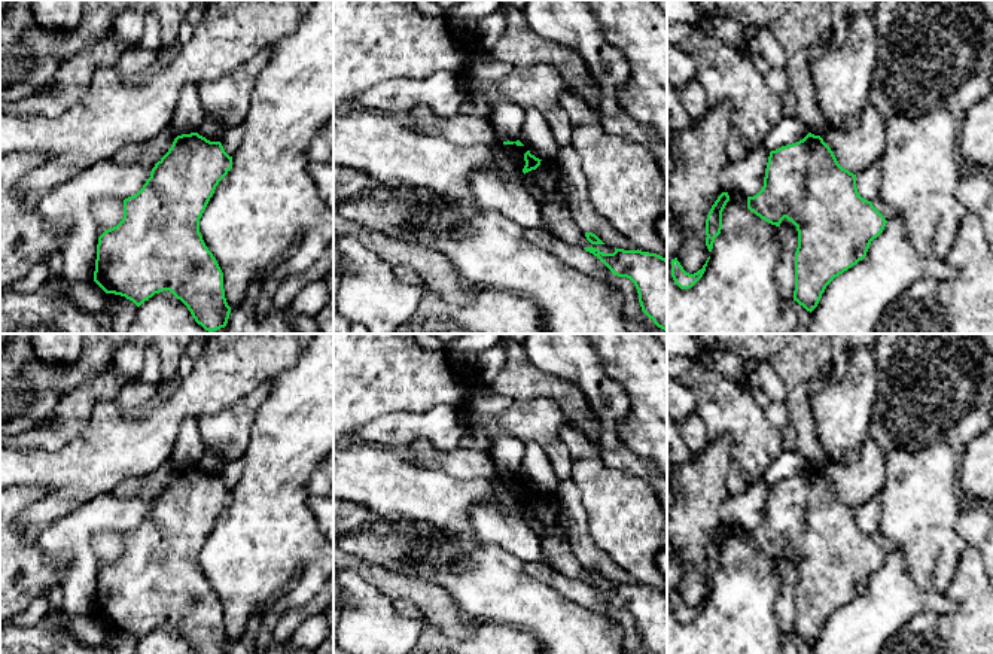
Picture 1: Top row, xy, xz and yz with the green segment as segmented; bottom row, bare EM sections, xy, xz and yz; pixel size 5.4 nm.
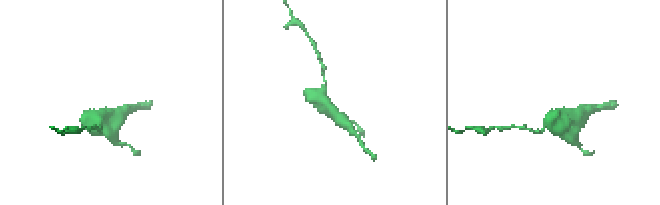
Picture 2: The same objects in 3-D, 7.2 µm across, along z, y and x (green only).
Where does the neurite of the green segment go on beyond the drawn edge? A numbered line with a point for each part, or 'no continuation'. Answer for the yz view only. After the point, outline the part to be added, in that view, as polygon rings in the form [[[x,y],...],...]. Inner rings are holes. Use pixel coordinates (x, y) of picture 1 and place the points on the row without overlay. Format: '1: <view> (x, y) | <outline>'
no continuation

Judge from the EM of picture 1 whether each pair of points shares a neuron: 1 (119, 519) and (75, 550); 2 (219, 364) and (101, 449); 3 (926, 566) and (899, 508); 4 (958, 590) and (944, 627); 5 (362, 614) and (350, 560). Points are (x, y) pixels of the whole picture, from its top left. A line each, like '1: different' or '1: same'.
1: same
2: same
3: same
4: same
5: different

